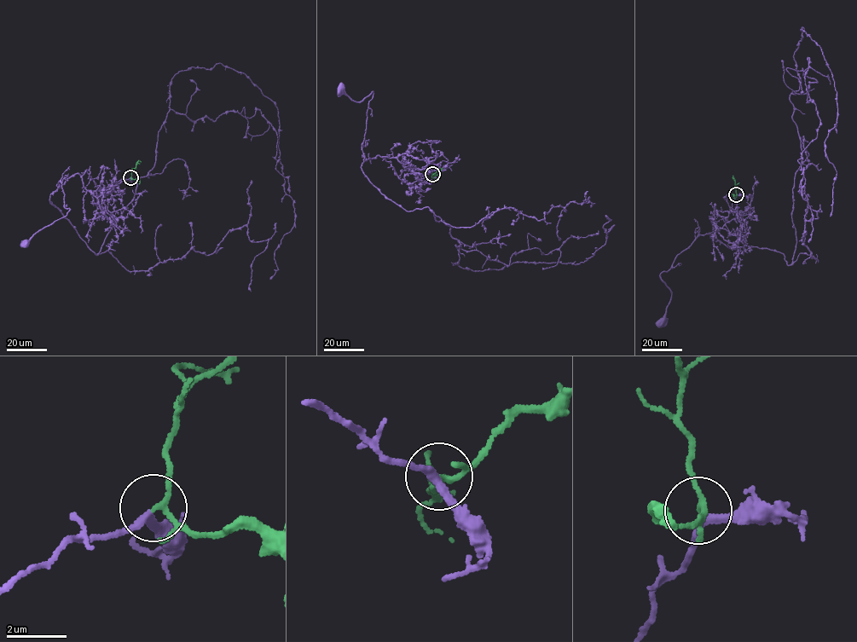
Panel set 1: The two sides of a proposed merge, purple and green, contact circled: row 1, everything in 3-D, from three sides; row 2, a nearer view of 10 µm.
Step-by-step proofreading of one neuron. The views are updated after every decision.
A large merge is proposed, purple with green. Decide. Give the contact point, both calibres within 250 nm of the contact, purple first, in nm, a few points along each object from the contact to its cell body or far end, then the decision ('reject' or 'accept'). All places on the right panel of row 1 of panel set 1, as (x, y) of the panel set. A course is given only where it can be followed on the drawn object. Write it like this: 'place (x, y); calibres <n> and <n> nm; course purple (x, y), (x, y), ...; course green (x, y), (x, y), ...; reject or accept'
place (736, 194); calibres 240 and 140 nm; course purple (737, 194), (741, 216), (719, 228), (709, 218), (714, 235), (660, 275), (671, 295), (661, 321); course green (736, 194), (733, 176); accept

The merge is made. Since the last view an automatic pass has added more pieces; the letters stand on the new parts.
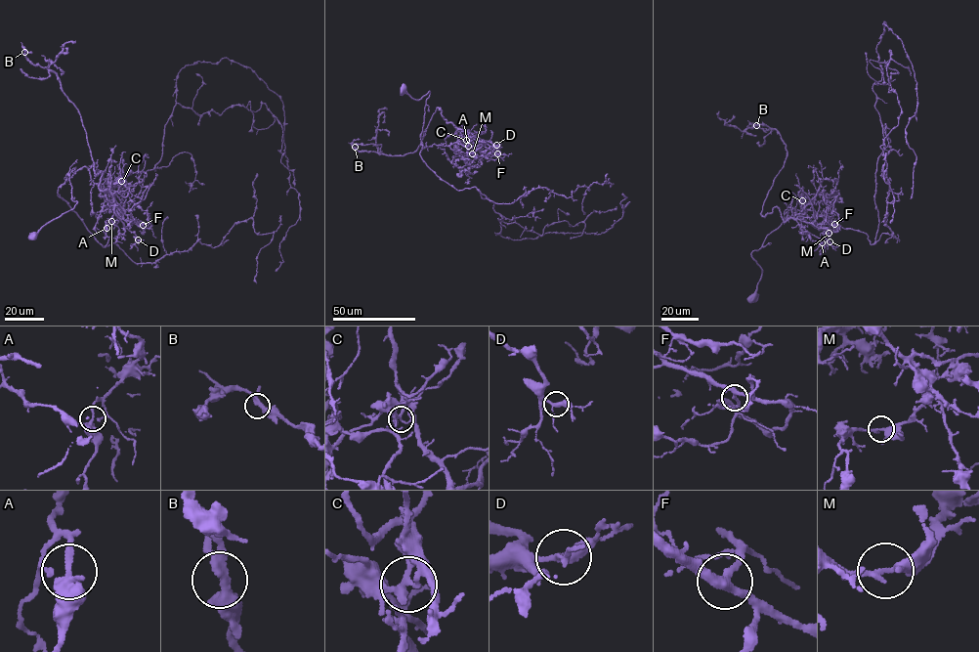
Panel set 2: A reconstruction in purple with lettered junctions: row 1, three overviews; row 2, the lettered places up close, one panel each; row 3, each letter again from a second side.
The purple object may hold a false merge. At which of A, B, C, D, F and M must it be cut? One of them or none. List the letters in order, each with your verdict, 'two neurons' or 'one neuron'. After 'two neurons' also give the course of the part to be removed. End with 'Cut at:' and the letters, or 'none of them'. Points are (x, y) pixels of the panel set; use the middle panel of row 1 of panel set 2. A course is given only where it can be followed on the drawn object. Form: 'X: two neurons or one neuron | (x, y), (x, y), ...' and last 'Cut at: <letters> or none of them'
A: one neuron
B: one neuron
C: two neurons | (466, 140), (475, 137), (446, 123), (438, 108), (413, 152), (381, 153), (376, 140), (378, 109), (387, 109)
D: one neuron
F: one neuron
M: one neuron
Cut at: C

